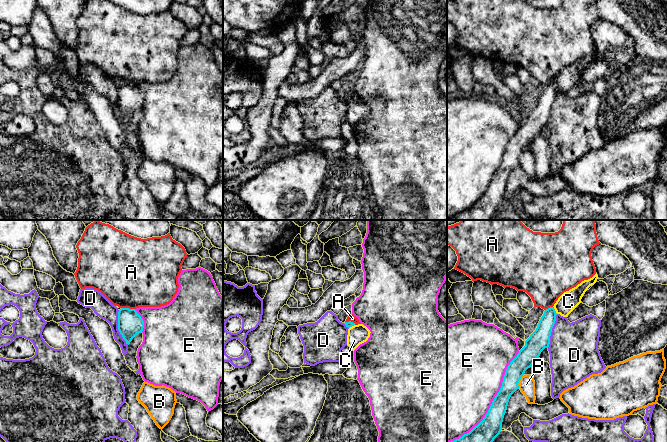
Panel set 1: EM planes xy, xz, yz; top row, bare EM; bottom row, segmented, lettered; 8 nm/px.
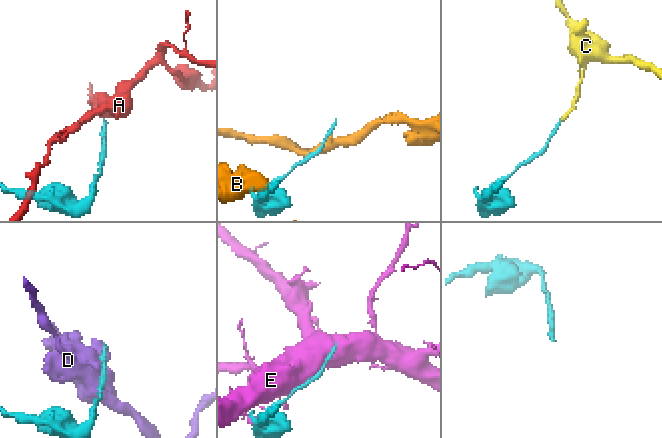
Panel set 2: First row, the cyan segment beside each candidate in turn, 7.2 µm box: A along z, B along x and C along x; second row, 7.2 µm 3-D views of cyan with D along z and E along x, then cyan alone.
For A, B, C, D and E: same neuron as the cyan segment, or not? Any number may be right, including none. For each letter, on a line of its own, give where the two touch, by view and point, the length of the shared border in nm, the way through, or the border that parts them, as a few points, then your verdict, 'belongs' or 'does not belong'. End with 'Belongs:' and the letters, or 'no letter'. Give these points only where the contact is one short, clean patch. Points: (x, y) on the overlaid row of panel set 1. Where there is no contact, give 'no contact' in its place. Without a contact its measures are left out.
A: contact xy (128, 308); length 110 nm; border xy (121, 307), (134, 309); does not belong
B: contact yz (518, 382); length 120 nm; border yz (522, 375), (518, 388); does not belong
C: contact yz (554, 310); length 70 nm; way yz (540, 337), (549, 315), (554, 310), (563, 306), (568, 301); belongs
D: contact xy (118, 327); length 300 nm; border xy (118, 310), (118, 331), (128, 344); does not belong
E: contact yz (492, 401); length 900 nm; does not belong
Belongs: C

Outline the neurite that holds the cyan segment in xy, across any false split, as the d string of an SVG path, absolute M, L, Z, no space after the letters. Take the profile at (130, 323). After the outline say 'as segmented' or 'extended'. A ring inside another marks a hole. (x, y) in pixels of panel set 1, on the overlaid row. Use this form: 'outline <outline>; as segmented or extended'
outline M121 308L118 312L118 330L126 344L143 331L144 321L135 309Z; as segmented

